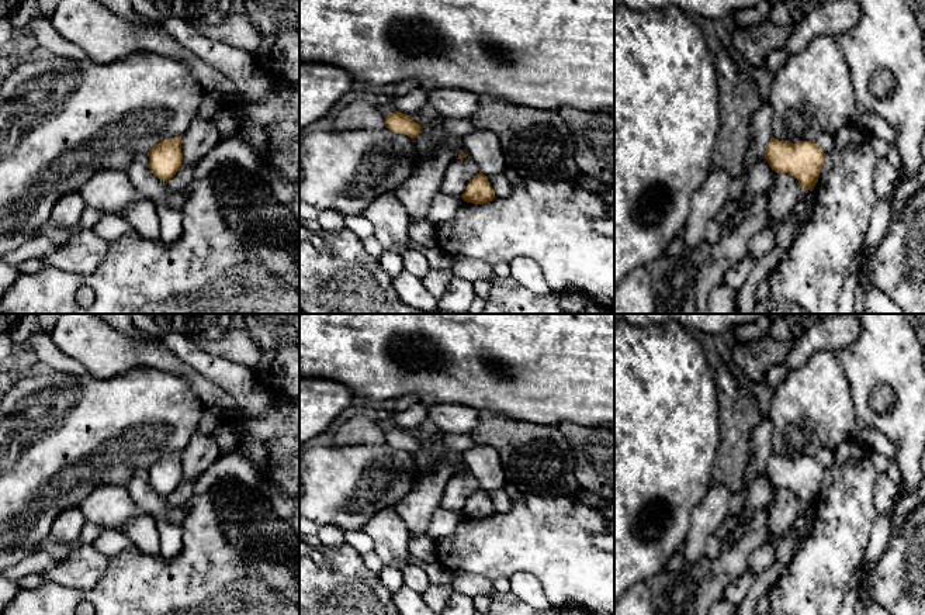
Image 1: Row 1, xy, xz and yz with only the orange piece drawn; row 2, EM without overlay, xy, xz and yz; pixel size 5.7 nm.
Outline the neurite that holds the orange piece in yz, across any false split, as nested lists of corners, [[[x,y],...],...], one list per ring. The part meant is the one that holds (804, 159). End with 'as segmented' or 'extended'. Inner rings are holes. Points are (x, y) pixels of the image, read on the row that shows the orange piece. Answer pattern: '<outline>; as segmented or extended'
[[[772,138],[765,151],[765,159],[777,175],[789,173],[798,180],[801,189],[813,191],[818,182],[825,153],[815,141],[791,144]]]; as segmented

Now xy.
[[[181,135],[156,144],[148,156],[150,172],[167,183],[181,167]]]; as segmented

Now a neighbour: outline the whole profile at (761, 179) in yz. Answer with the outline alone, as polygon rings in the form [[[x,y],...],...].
[[[763,156],[751,166],[745,180],[745,190],[756,196],[770,194],[776,177],[777,173],[769,166]]]

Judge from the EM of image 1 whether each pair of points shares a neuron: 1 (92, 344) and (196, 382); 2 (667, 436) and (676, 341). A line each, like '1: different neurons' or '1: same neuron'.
1: same neuron
2: same neuron

